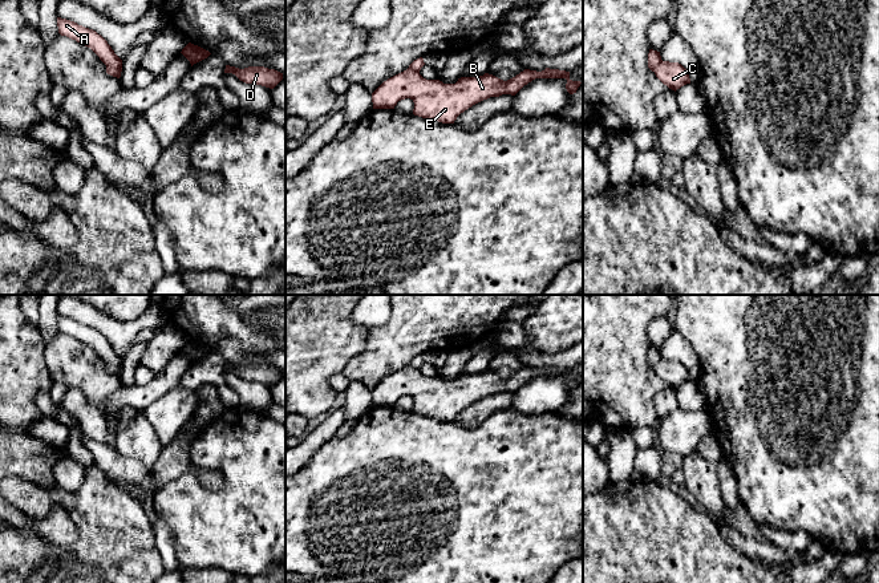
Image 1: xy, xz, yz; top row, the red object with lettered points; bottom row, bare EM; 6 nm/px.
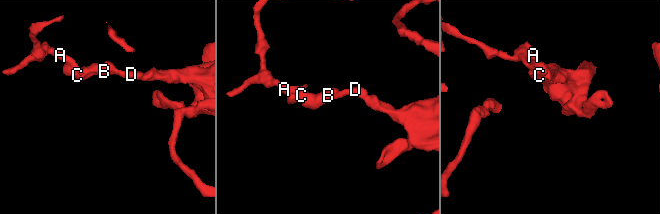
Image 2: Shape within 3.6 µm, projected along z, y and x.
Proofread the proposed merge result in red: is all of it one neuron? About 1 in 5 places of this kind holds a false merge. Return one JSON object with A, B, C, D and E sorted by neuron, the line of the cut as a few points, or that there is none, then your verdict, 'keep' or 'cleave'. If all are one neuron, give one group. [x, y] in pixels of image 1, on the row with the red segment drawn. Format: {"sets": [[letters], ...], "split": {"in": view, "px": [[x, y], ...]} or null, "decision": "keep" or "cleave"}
{"sets": [["A"], ["B", "C", "D", "E"]], "split": {"in": "xy", "px": [[106, 65], [114, 67], [120, 73]]}, "decision": "cleave"}

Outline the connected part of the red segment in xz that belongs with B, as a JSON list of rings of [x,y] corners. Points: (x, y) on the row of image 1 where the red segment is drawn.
[[[550,68],[542,72],[524,69],[507,81],[485,73],[479,77],[461,77],[455,84],[426,80],[420,72],[406,69],[384,81],[372,93],[372,102],[373,109],[394,109],[398,101],[410,98],[414,102],[414,116],[454,124],[473,105],[502,94],[515,96],[535,78],[566,78],[570,94],[576,93],[582,84],[572,81],[570,72]]]

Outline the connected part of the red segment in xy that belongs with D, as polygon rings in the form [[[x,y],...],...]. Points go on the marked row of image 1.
[[[226,65],[224,73],[232,73],[246,84],[256,84],[270,89],[274,89],[283,80],[283,73],[264,66],[248,66],[239,69]]]

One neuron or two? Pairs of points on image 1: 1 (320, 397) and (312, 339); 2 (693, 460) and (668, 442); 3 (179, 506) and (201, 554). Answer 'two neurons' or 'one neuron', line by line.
1: one neuron
2: two neurons
3: one neuron

